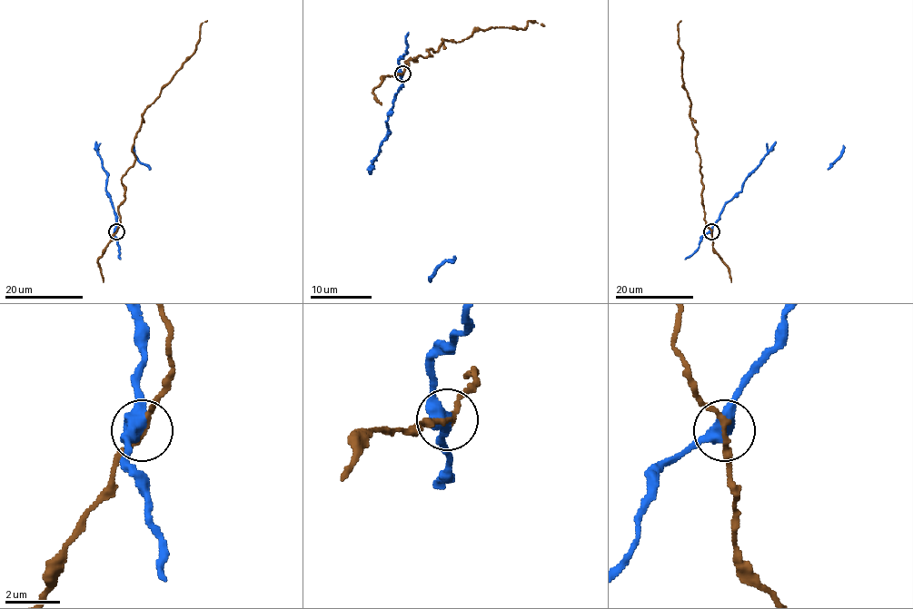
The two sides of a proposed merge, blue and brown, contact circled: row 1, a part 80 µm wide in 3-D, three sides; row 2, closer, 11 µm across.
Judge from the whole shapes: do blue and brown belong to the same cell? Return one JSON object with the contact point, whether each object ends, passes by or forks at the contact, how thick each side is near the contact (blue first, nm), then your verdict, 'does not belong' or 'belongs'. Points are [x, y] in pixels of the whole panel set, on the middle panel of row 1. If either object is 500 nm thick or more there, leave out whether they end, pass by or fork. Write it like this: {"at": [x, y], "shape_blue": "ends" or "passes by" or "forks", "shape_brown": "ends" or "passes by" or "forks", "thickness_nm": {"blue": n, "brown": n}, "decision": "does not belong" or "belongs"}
{"at": [402, 73], "thickness_nm": {"blue": 500, "brown": 170}, "decision": "does not belong"}

